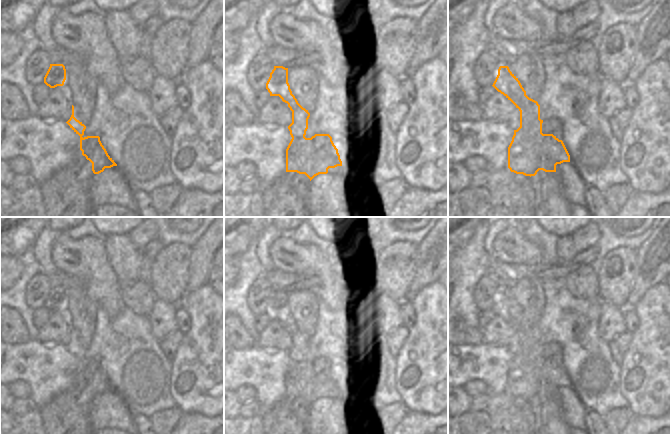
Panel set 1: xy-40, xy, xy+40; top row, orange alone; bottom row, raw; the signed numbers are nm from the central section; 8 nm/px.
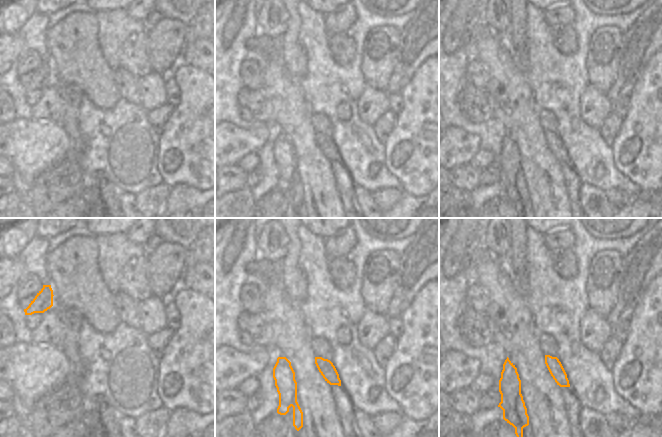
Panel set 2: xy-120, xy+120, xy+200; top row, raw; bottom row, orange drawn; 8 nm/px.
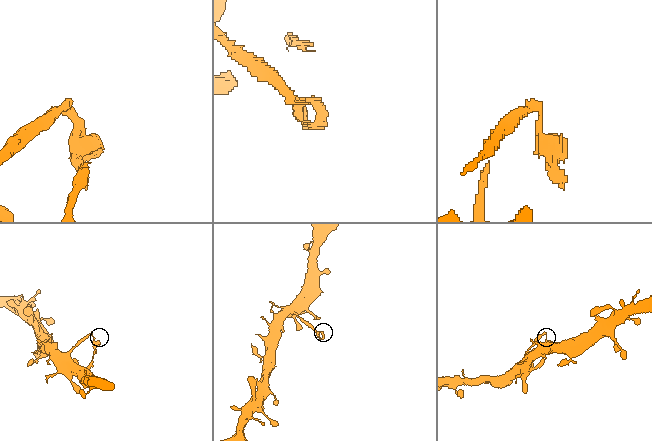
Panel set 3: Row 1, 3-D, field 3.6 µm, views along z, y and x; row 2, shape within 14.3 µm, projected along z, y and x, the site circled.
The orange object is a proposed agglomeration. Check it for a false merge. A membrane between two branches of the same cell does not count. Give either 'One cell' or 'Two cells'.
Two cells

